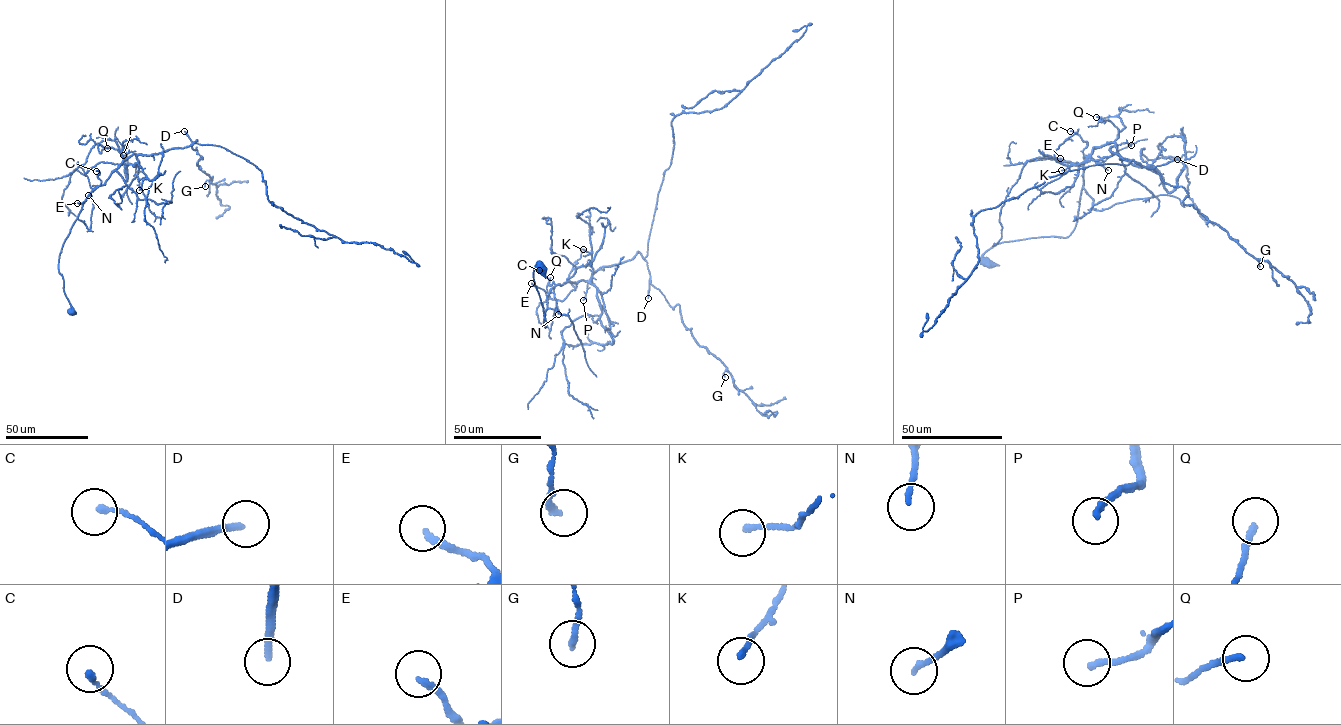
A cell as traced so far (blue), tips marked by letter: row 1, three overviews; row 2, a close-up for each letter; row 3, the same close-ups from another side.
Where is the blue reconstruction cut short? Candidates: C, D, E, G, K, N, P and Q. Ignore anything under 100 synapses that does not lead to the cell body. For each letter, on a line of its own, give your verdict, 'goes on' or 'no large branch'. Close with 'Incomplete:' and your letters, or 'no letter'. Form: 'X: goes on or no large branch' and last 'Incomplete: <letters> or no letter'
C: no large branch
D: goes on
E: no large branch
G: no large branch
K: no large branch
N: no large branch
P: no large branch
Q: no large branch
Incomplete: D

